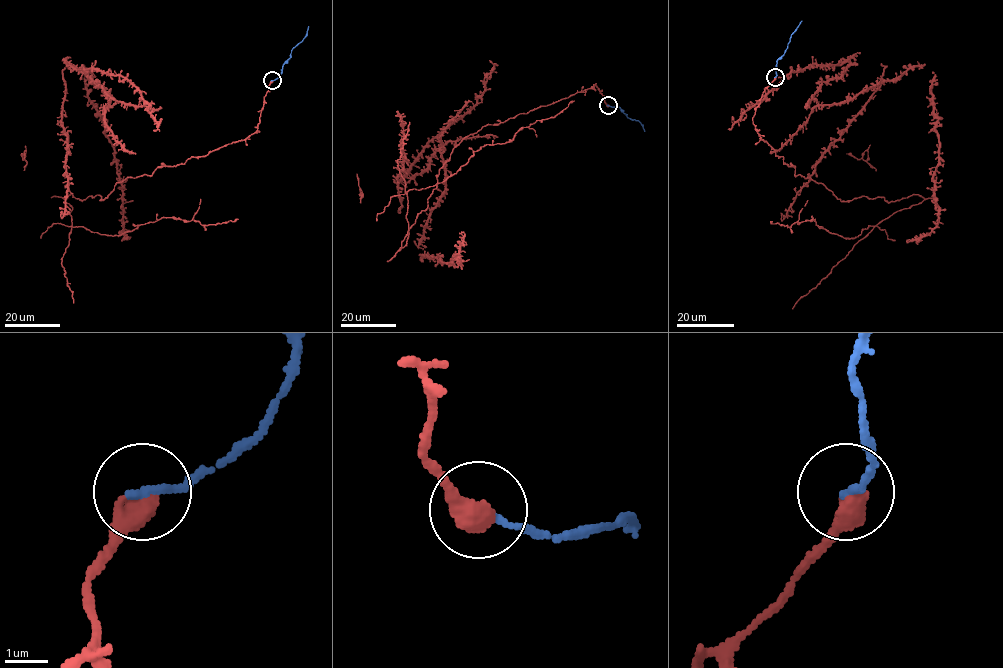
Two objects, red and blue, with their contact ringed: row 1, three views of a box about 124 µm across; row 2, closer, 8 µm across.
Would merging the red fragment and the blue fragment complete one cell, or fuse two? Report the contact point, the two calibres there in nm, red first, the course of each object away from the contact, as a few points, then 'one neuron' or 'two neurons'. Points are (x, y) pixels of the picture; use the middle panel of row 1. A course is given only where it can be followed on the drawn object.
(608, 105) | 600/200 nm | red via (608, 106), (595, 83), (470, 134), (400, 248), (409, 190), (574, 101) | blue via (608, 105), (617, 106), (627, 117), (638, 120), (644, 131) | one neuron

